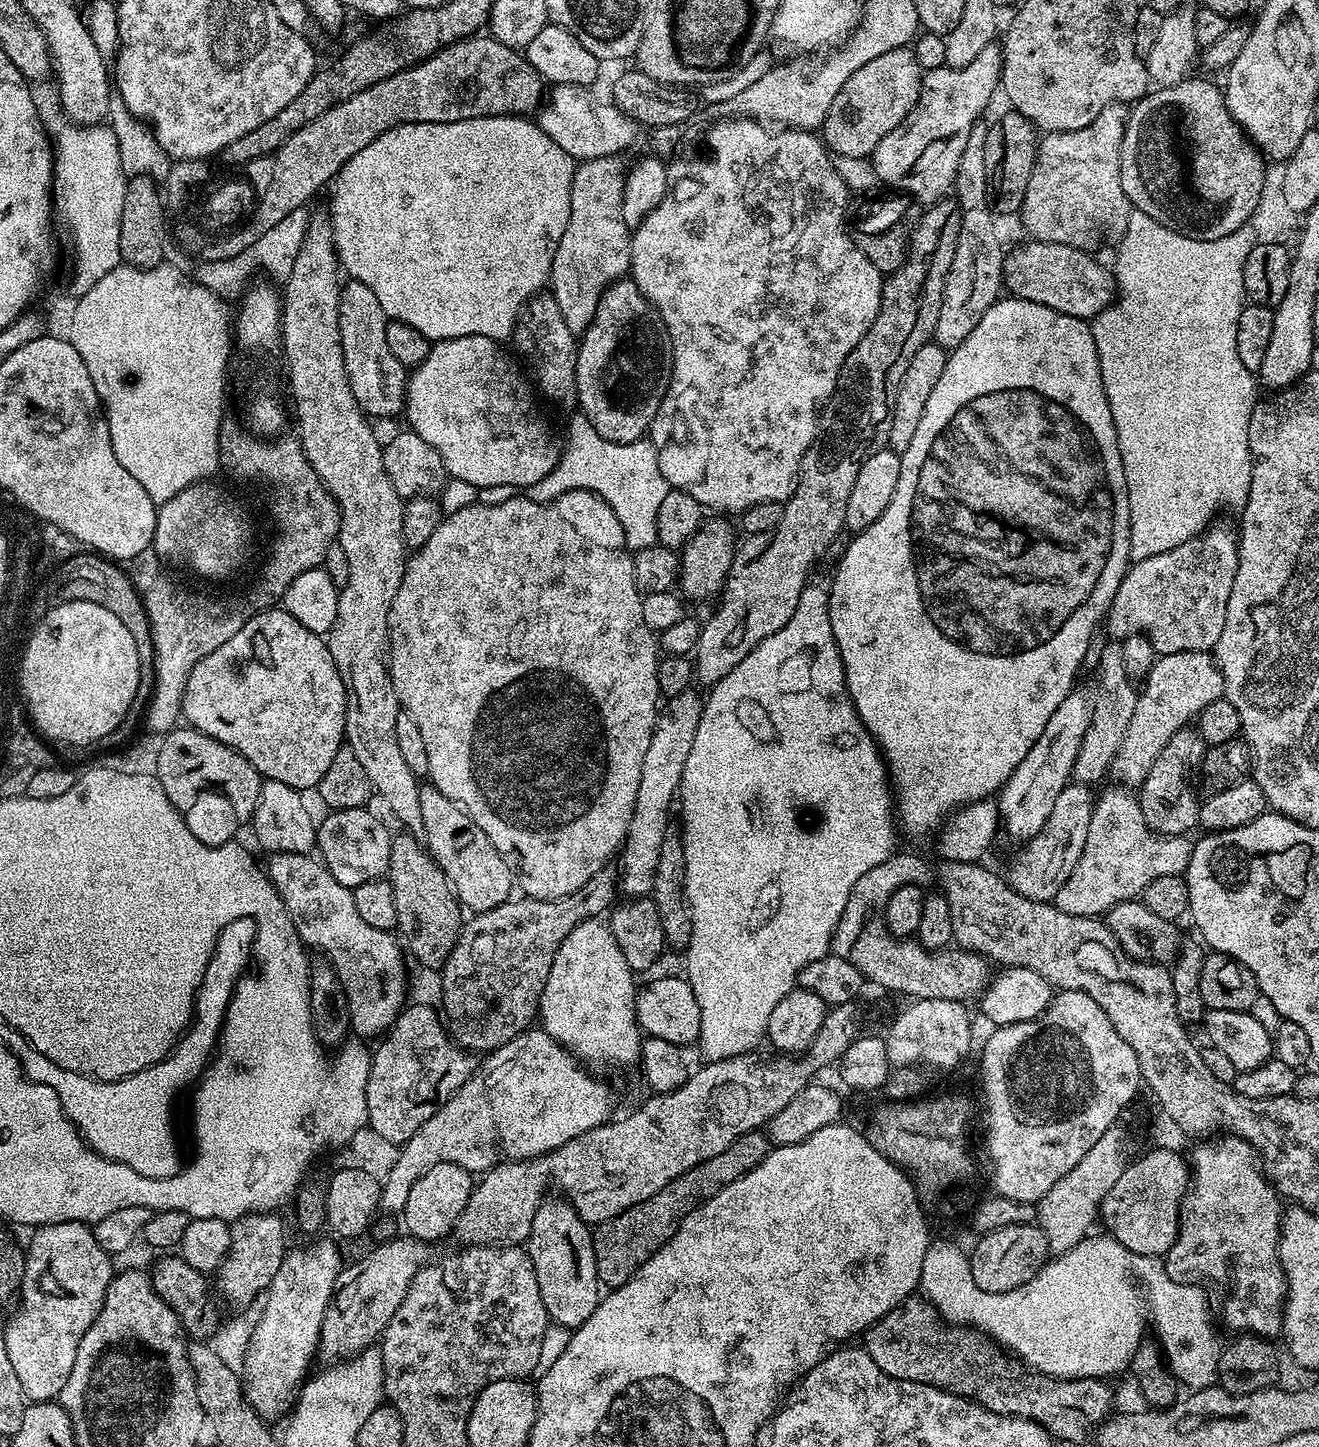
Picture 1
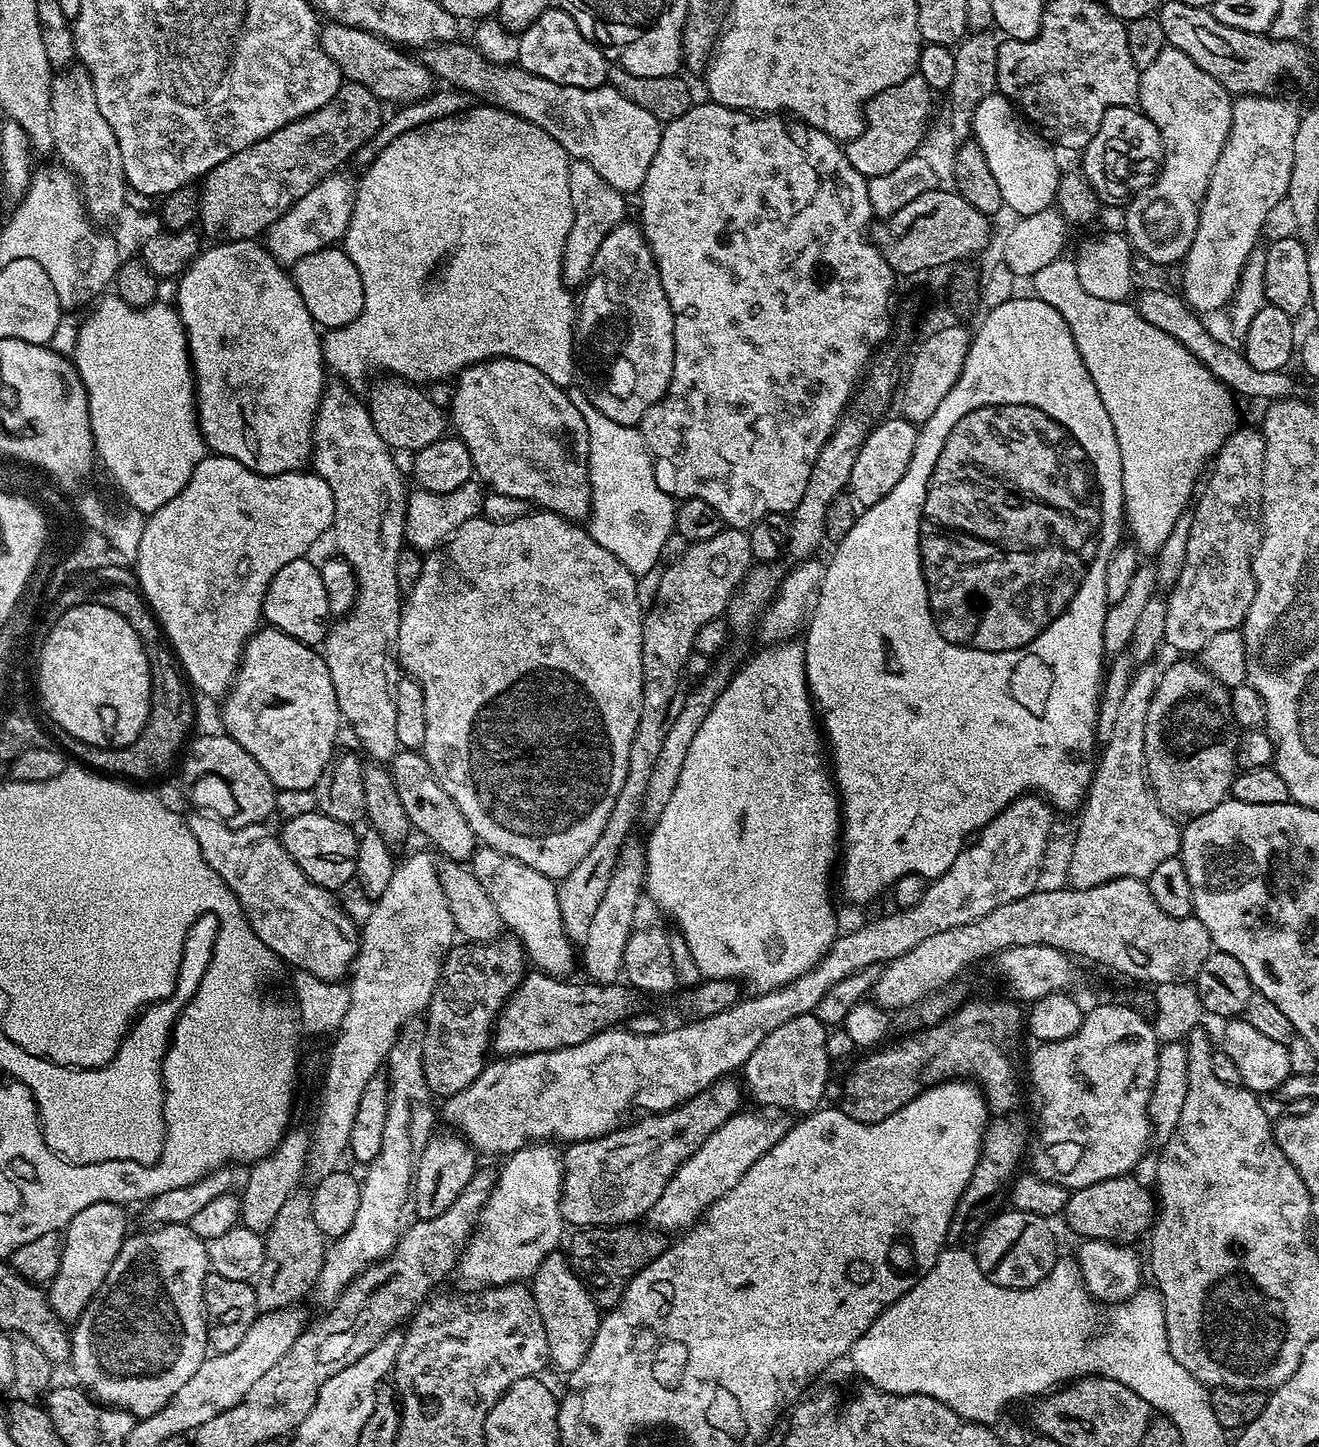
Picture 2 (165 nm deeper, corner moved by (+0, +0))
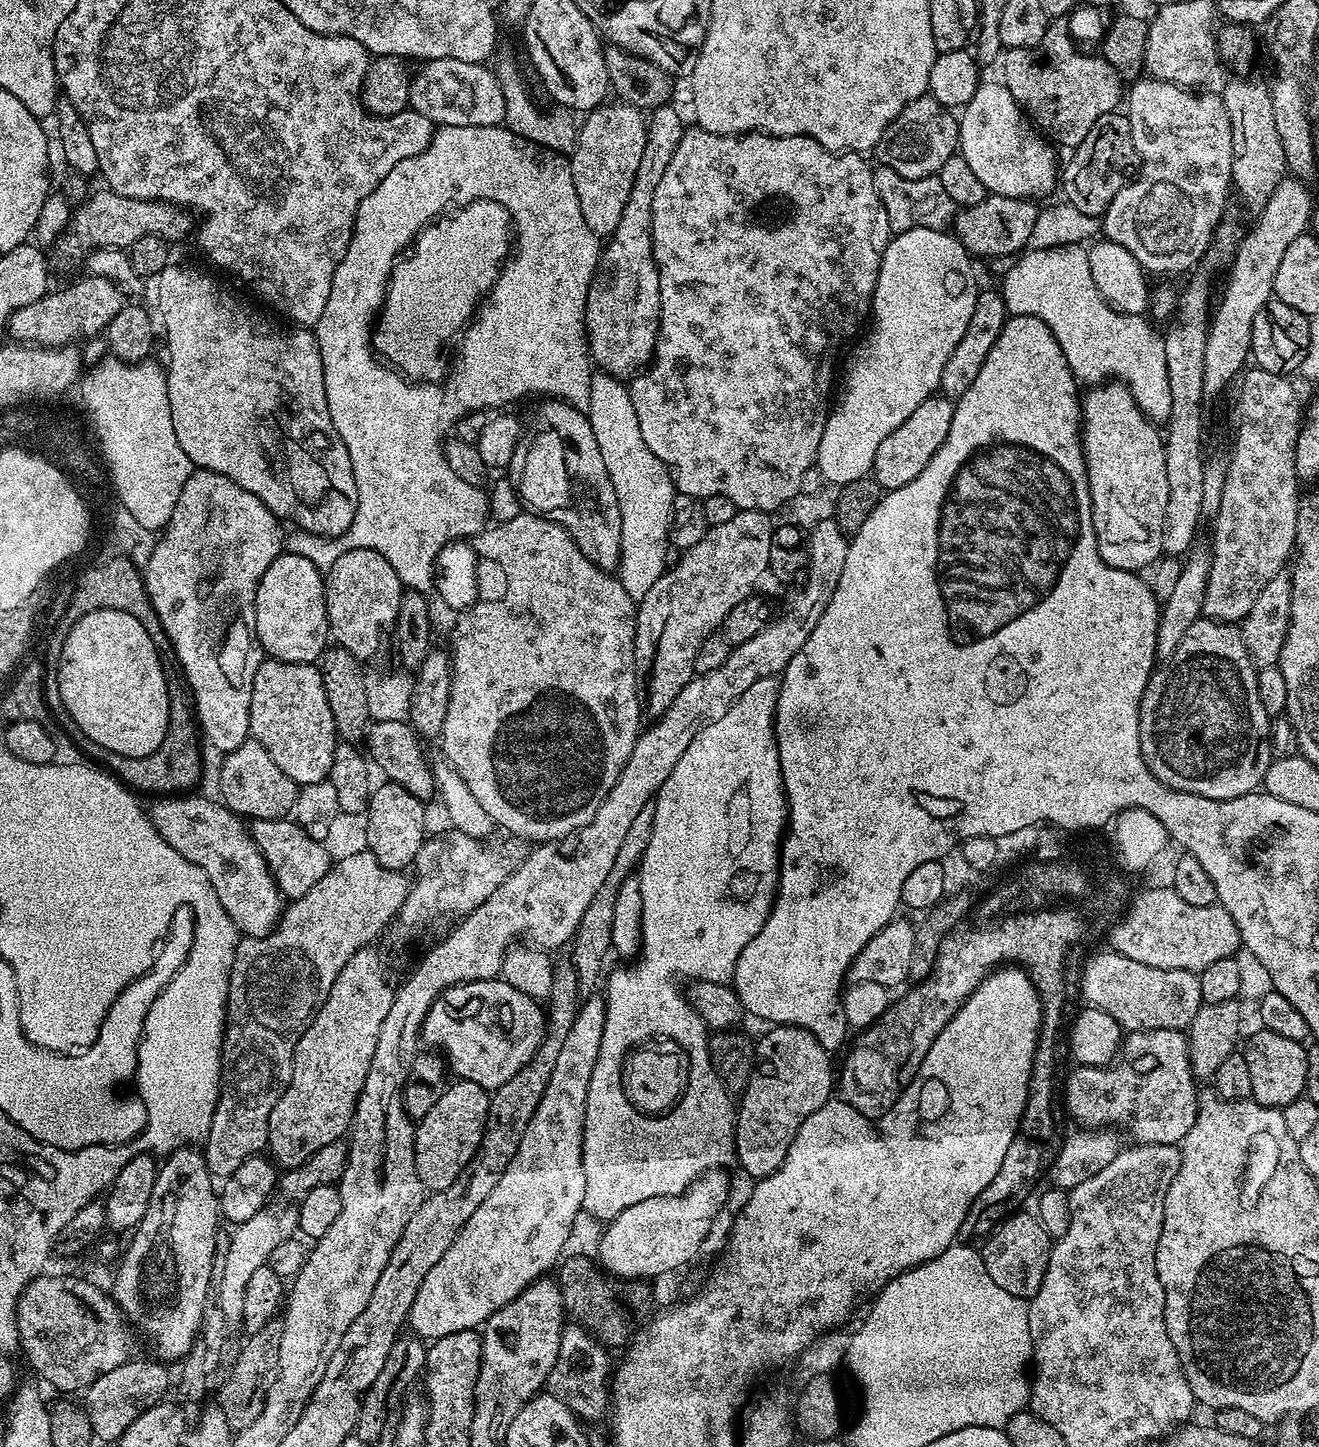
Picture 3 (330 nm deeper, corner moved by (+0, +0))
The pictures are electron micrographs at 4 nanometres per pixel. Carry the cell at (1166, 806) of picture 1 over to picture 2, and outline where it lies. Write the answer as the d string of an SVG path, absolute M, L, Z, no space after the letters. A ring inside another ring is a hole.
M1180 658L1177 664L1165 667L1160 673L1160 681L1156 687L1154 698L1150 702L1150 710L1146 714L1146 762L1148 763L1148 782L1161 810L1170 819L1177 822L1187 822L1214 810L1224 800L1229 799L1232 790L1232 781L1238 775L1238 753L1240 751L1241 729L1236 727L1236 719L1232 713L1232 693L1218 678L1211 676L1195 659Z

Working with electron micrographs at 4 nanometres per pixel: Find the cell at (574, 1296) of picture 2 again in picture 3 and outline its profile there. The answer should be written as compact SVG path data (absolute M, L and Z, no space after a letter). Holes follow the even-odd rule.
M565 1323L558 1342L558 1358L548 1375L547 1391L581 1421L605 1419L610 1408L609 1349L605 1348L583 1323Z

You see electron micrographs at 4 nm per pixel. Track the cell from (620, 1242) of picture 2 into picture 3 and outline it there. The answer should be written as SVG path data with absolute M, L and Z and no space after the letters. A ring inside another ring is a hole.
M572 1256L559 1265L558 1283L567 1315L579 1318L584 1327L609 1350L623 1349L637 1331L636 1319L652 1304L651 1283L592 1276L592 1264L584 1256Z

